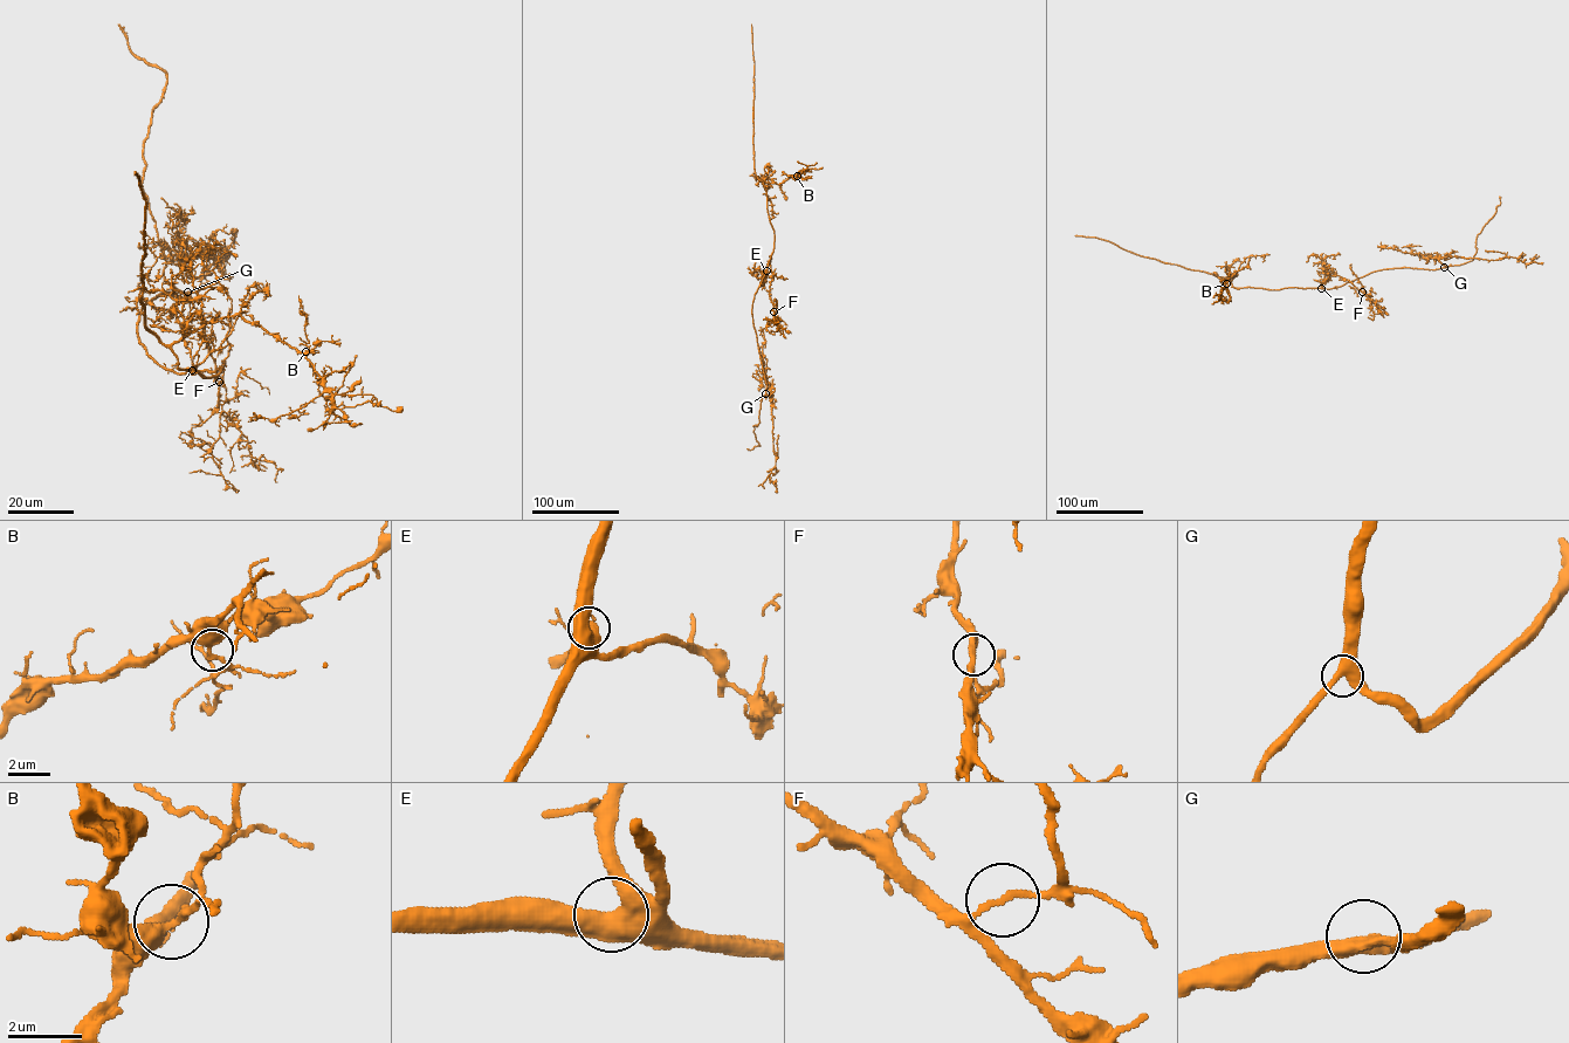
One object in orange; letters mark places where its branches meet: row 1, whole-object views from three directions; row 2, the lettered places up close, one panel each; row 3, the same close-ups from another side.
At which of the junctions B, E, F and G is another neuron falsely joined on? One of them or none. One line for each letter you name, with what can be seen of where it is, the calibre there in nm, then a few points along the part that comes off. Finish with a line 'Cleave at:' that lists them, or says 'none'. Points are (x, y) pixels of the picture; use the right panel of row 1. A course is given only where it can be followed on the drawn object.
Cleave at: none

